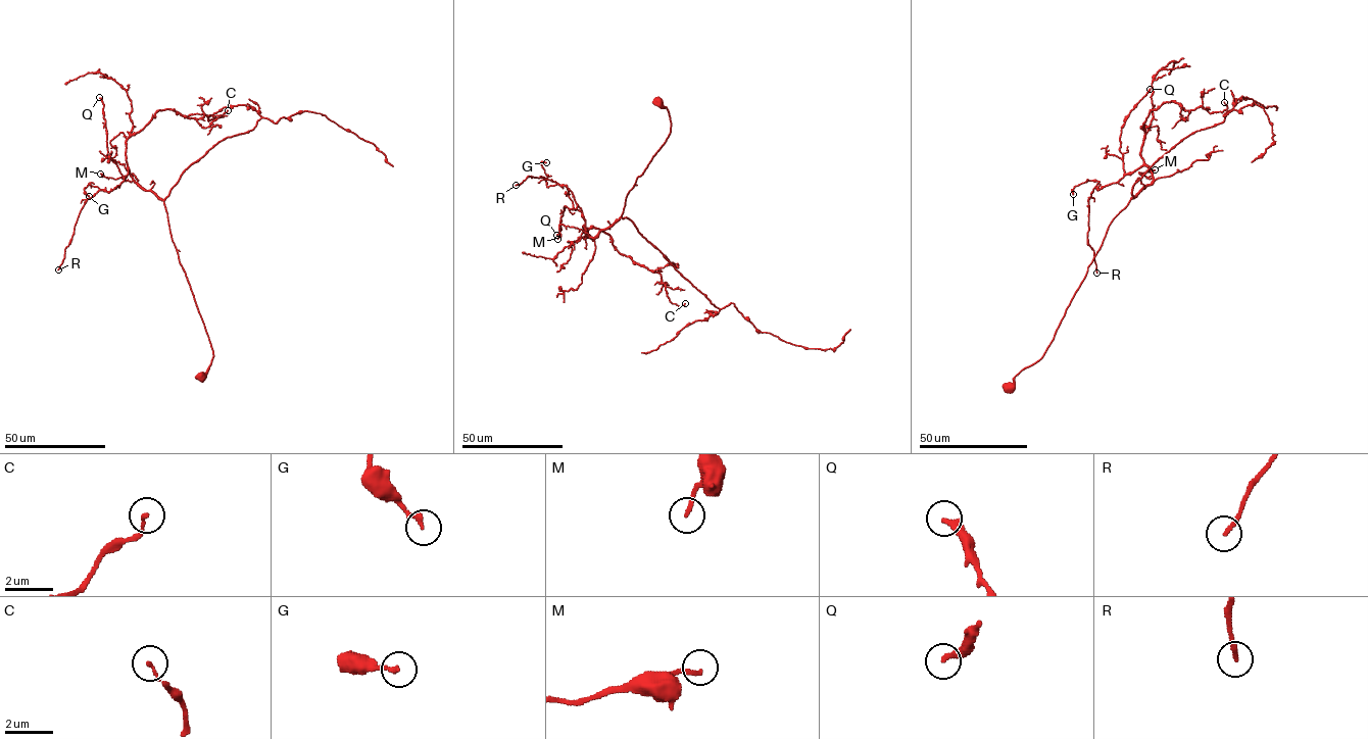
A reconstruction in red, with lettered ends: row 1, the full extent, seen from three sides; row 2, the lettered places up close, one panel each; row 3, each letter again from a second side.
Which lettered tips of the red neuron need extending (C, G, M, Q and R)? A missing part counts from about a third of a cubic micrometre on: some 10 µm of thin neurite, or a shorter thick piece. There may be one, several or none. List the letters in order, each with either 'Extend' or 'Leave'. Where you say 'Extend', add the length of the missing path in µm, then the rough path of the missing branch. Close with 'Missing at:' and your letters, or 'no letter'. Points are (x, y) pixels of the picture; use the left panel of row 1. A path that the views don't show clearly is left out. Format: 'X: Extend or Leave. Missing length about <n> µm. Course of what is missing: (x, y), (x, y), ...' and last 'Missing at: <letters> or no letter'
C: Leave
G: Leave
M: Leave
Q: Extend. Missing length about 35 µm. Course of what is missing: (99, 97), (78, 86), (53, 92)
R: Extend. Missing length about 45 µm
Missing at: Q, R

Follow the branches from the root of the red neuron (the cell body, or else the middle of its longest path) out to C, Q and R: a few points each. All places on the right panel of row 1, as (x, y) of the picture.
C: (1008, 388), (1042, 356), (1112, 220), (1153, 181), (1140, 154), (1149, 112), (1171, 101), (1222, 111), (1224, 102)
Q: (1008, 388), (1042, 356), (1112, 220), (1153, 181), (1145, 165), (1125, 174), (1119, 149), (1122, 126), (1150, 89)
R: (1008, 388), (1042, 356), (1112, 220), (1153, 181), (1145, 165), (1091, 193), (1087, 244), (1096, 273)

